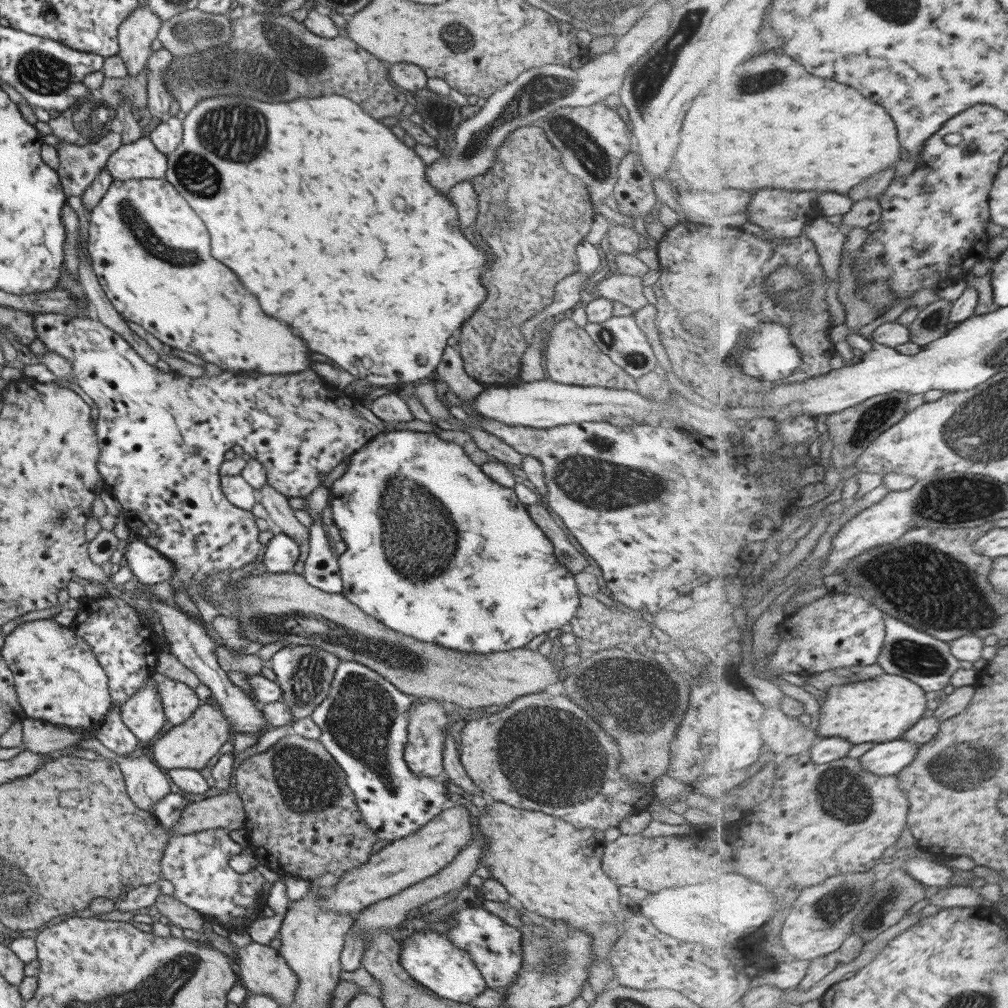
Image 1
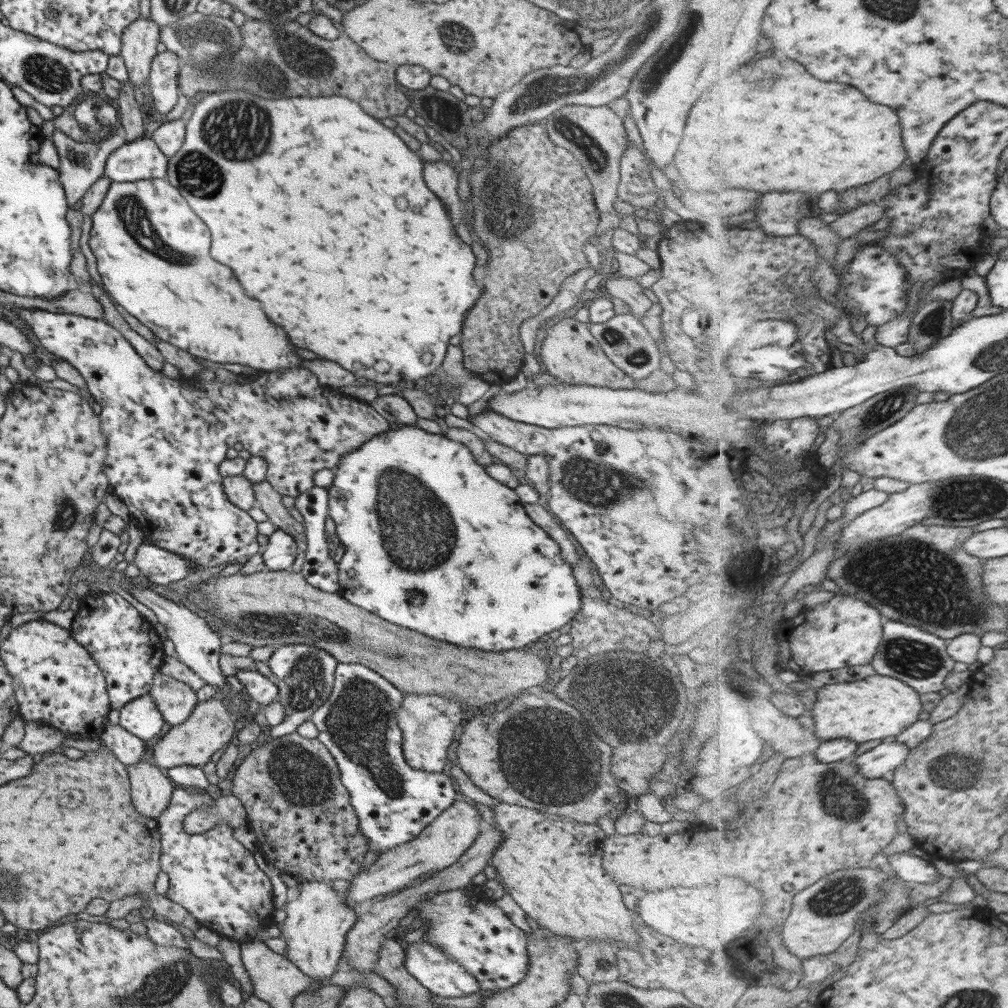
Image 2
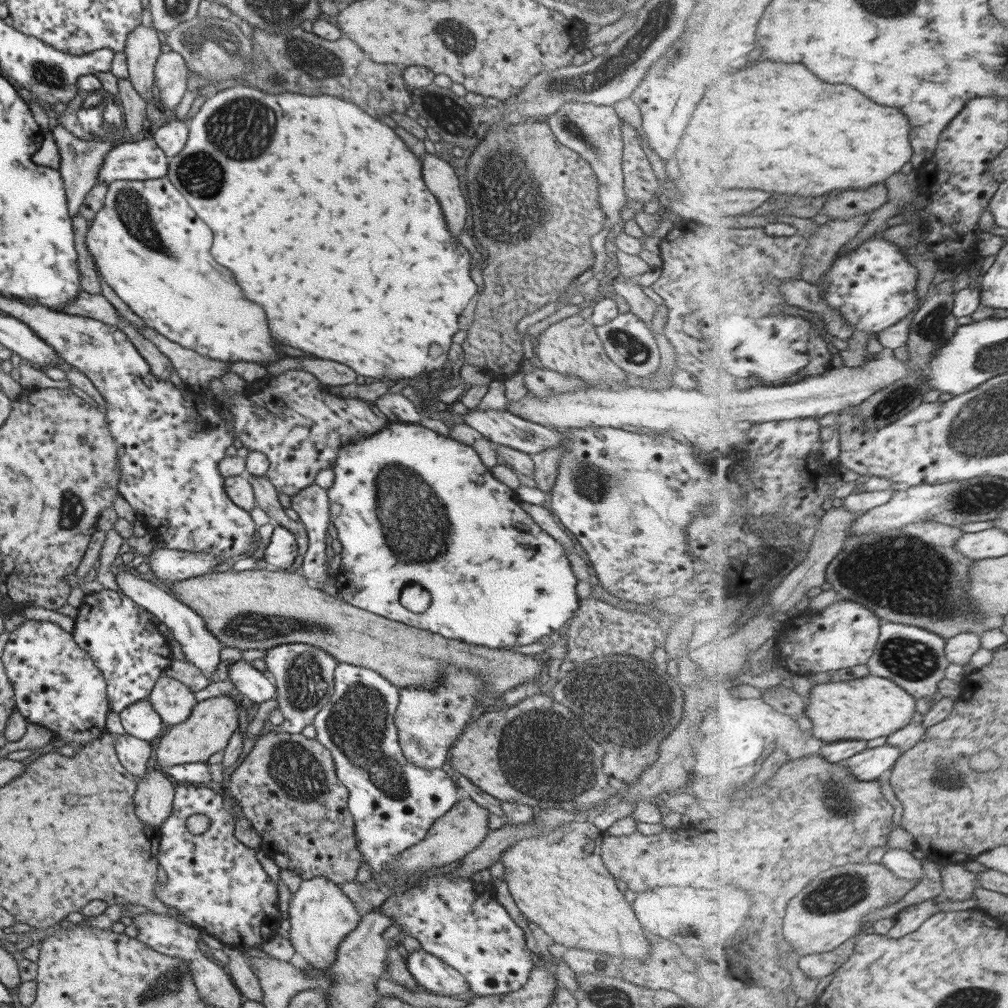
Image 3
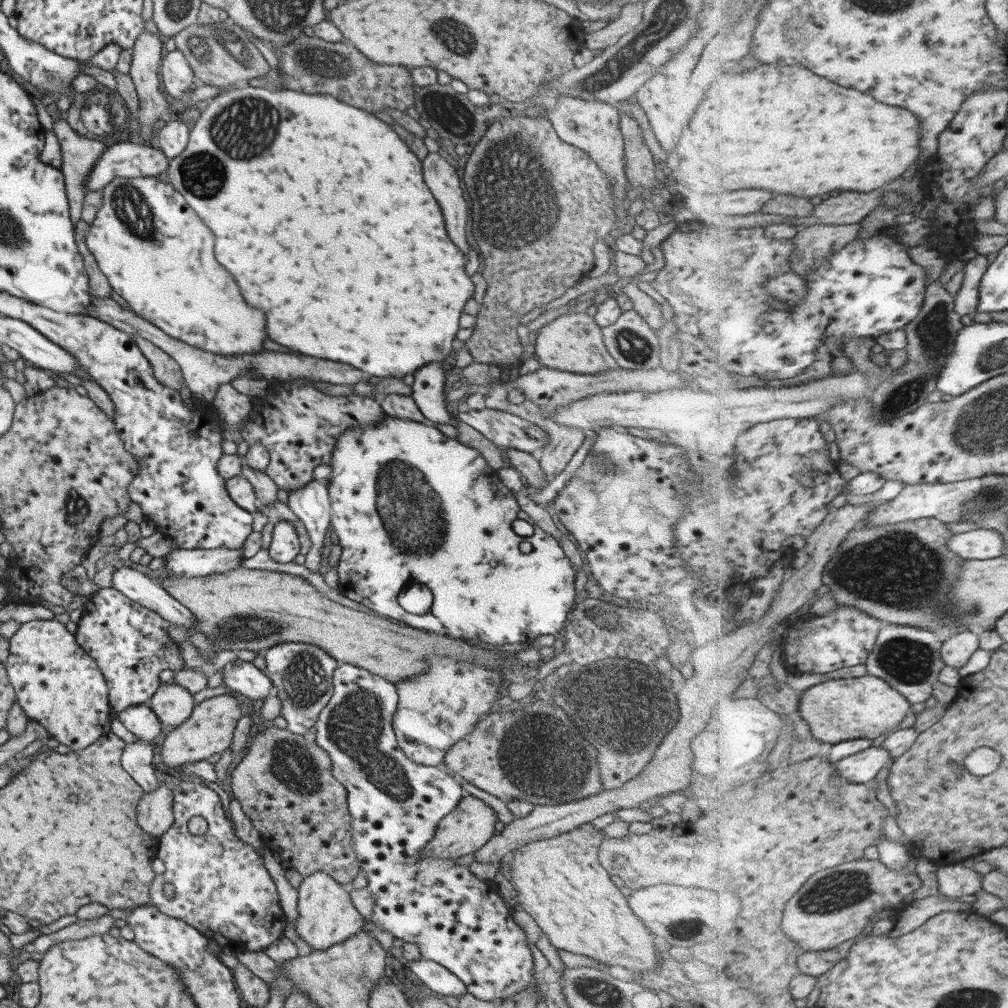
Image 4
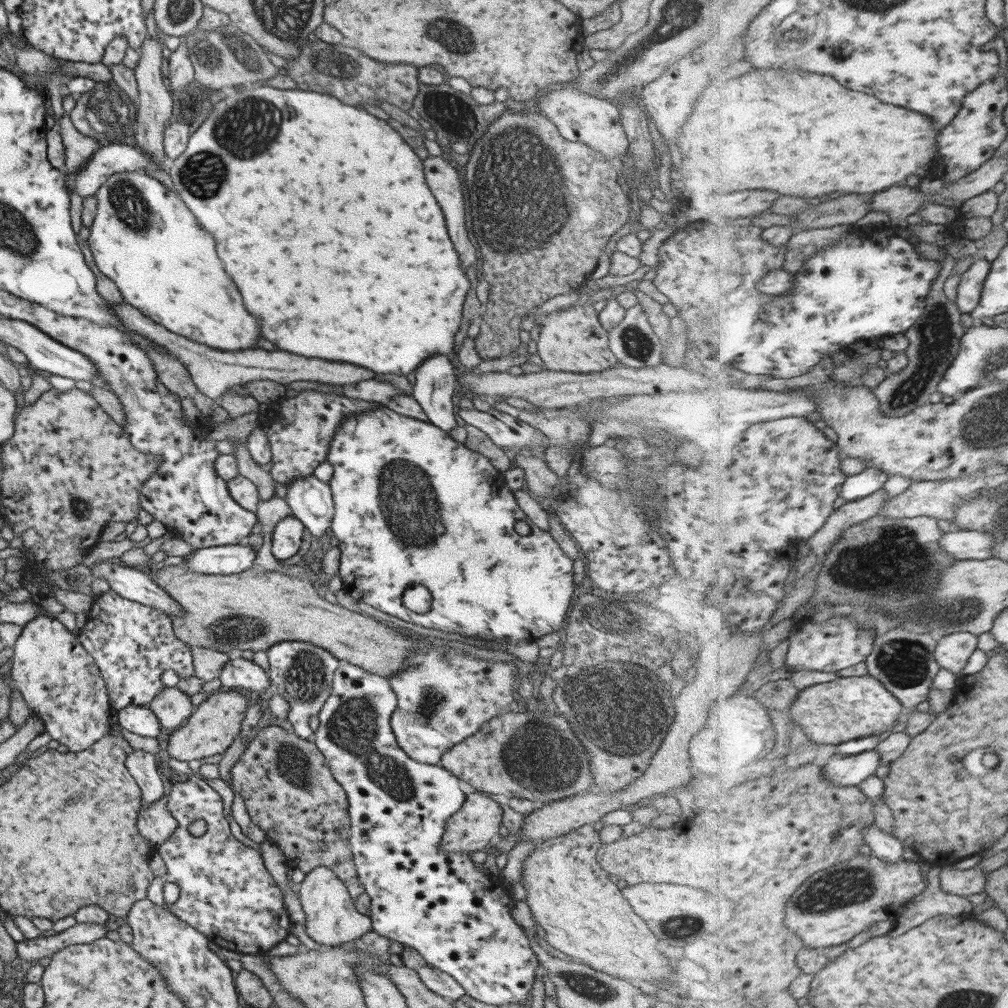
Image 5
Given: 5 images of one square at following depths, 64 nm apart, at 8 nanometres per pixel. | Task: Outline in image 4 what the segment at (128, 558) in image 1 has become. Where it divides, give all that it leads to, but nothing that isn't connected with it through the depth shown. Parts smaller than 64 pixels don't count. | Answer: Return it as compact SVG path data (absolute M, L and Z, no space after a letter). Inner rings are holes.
M217 548L215 550L179 549L164 557L165 572L184 577L200 577L221 574L239 569L242 550Z

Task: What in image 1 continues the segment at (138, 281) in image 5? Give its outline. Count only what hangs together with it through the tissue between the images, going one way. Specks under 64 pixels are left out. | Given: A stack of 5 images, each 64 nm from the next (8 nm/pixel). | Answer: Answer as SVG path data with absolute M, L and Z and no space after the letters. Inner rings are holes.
M164 179L112 181L101 200L90 210L86 249L91 259L90 264L97 282L101 285L113 308L118 310L121 318L146 330L157 338L159 342L165 344L167 348L177 348L181 352L195 354L201 360L215 364L223 371L234 373L255 371L261 374L279 375L291 374L291 372L299 372L299 370L307 370L309 368L311 360L307 358L307 348L301 342L301 338L291 334L291 328L287 324L283 324L279 320L271 320L269 316L265 316L259 310L259 304L255 302L255 298L251 298L251 294L247 294L247 290L239 284L235 274L231 270L227 270L227 266L221 266L217 260L213 260L209 256L209 236L207 236L207 230L205 230L203 222L193 214L193 210L187 206L187 201Z

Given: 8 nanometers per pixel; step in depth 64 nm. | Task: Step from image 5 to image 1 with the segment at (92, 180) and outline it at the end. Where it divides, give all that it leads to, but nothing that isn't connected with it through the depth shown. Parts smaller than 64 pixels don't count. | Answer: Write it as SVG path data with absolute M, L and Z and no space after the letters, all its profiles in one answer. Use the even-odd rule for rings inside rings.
M139 137L135 142L119 145L105 163L112 181L164 179L166 155L159 152L149 137Z

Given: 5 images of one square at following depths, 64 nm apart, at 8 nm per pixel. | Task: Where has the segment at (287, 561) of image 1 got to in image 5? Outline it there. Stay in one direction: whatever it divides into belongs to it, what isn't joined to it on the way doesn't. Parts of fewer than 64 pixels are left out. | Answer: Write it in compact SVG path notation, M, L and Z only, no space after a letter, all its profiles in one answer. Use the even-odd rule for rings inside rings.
M293 515L279 520L271 536L271 555L275 560L287 560L296 555L304 531L304 525Z

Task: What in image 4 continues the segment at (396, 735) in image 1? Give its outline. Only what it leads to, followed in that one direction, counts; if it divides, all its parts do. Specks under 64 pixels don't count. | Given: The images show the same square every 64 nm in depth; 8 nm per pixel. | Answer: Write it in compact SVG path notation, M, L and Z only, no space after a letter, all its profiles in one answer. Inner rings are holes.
M341 662L332 673L332 695L317 715L316 721L314 722L315 734L312 736L314 743L327 753L333 778L337 782L340 782L341 786L344 786L346 790L346 806L351 817L350 839L352 840L352 849L359 868L361 868L361 872L365 872L363 874L365 880L367 880L365 888L369 894L373 894L374 898L372 912L367 919L378 929L389 932L392 938L400 938L403 942L415 944L422 958L436 962L449 970L451 974L454 974L465 985L466 992L471 994L471 996L485 1002L499 1001L500 998L509 998L525 990L528 984L532 982L533 956L531 955L531 951L529 951L529 947L527 947L523 930L511 919L511 910L505 906L505 903L497 894L487 891L489 890L489 884L487 884L486 880L475 877L469 871L467 865L456 864L455 859L440 859L439 857L426 857L422 855L422 848L434 837L439 819L457 807L457 804L461 801L461 792L463 790L460 787L460 783L455 781L447 772L439 770L436 766L423 766L419 763L411 762L411 759L408 759L397 746L391 726L397 699L398 696L392 682L387 682L387 679L381 678L379 675L372 674L357 666Z

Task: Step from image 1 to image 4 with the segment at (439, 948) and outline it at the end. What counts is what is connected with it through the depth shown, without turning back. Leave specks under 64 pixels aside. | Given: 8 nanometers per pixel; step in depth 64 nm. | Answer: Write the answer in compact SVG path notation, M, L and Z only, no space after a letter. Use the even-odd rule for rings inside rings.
M421 957L405 965L425 988L443 999L452 1001L466 993L465 985L449 970L436 962Z

